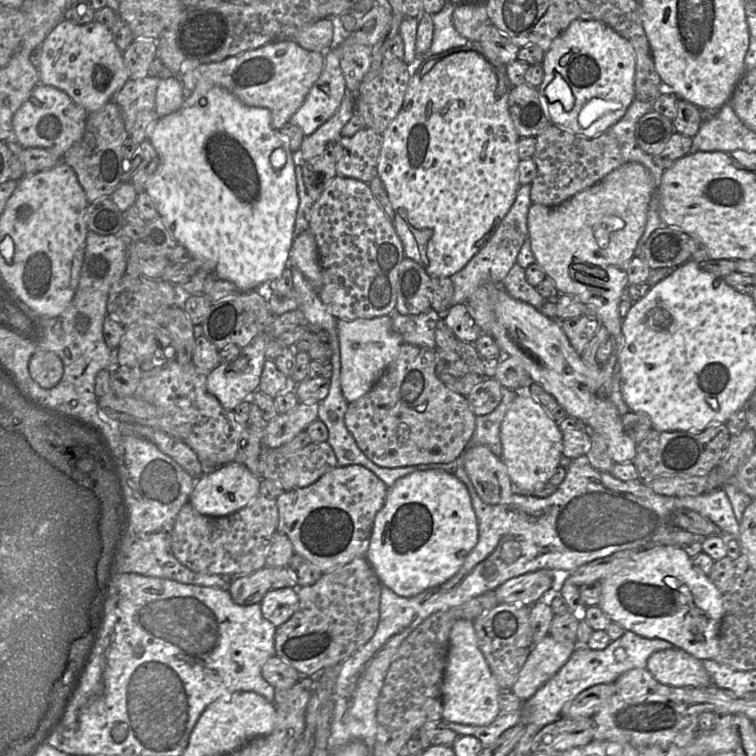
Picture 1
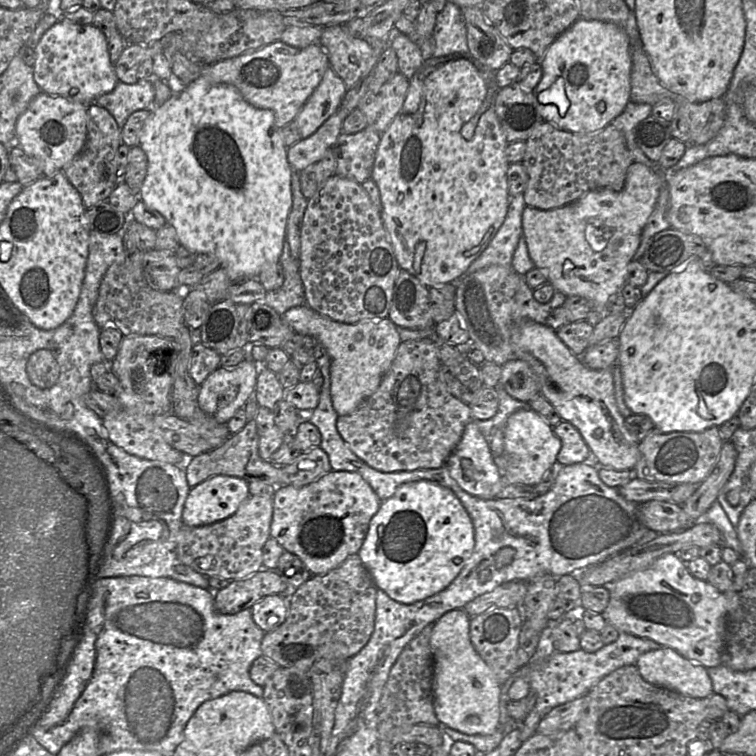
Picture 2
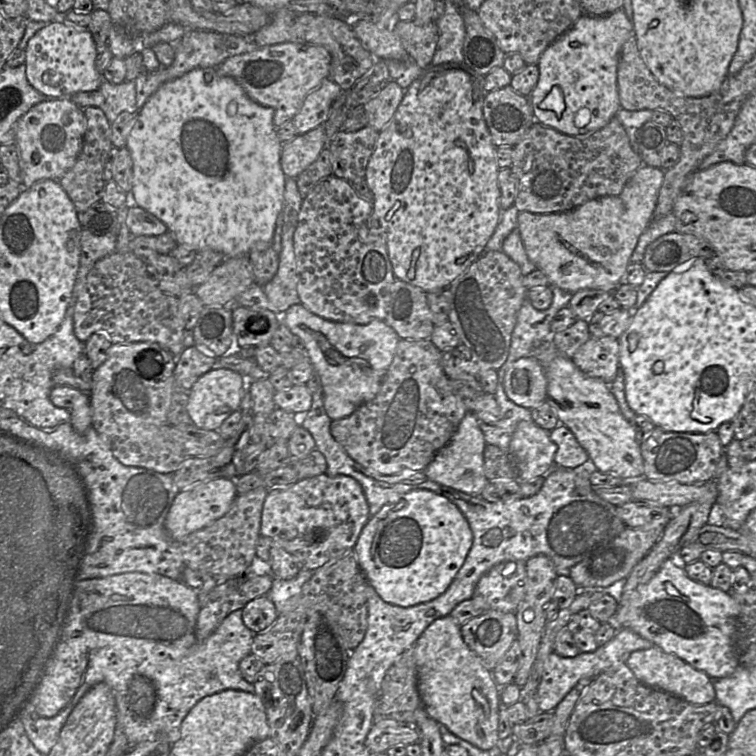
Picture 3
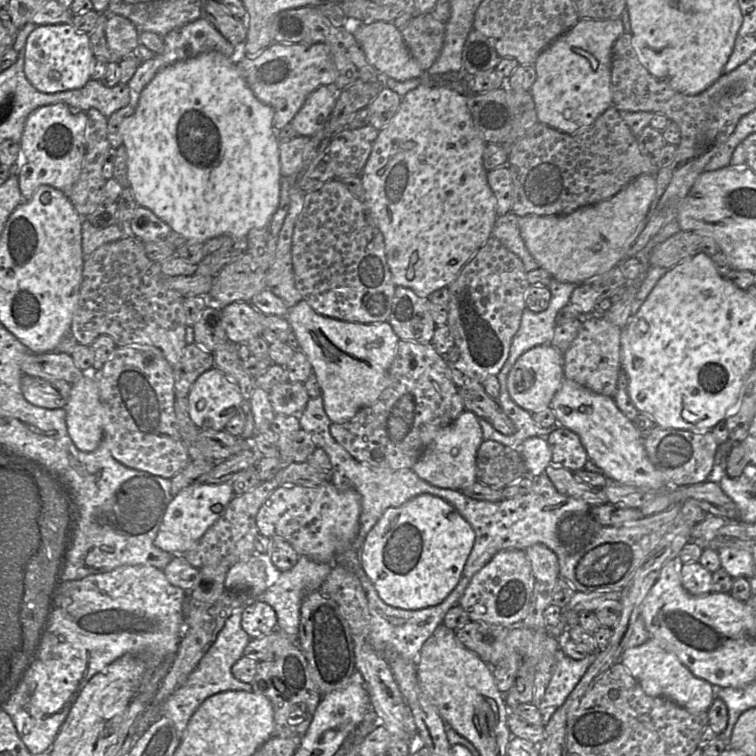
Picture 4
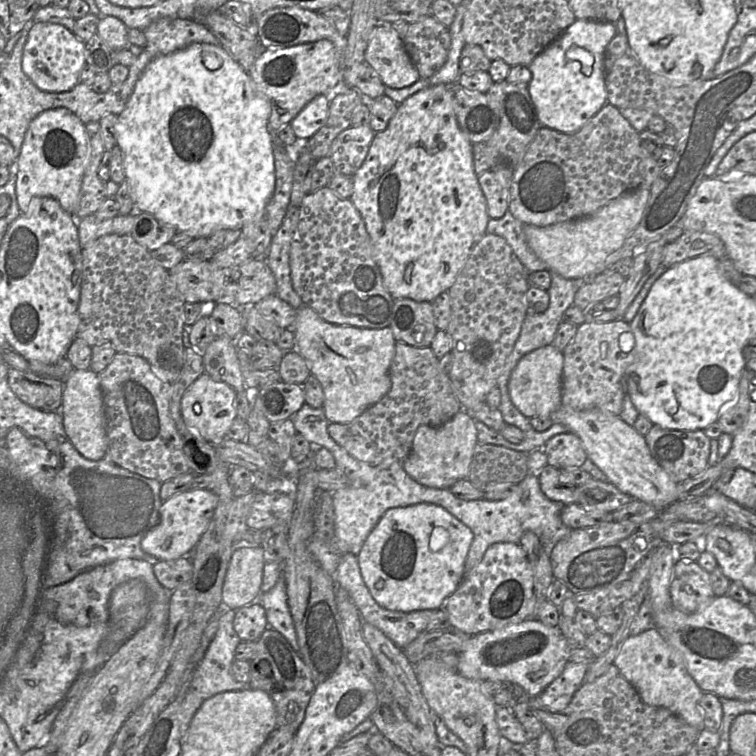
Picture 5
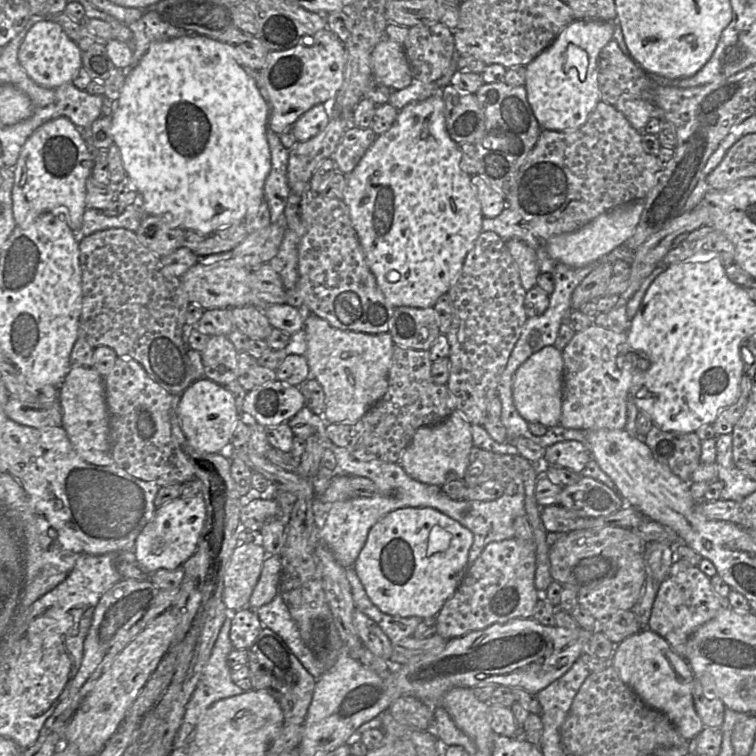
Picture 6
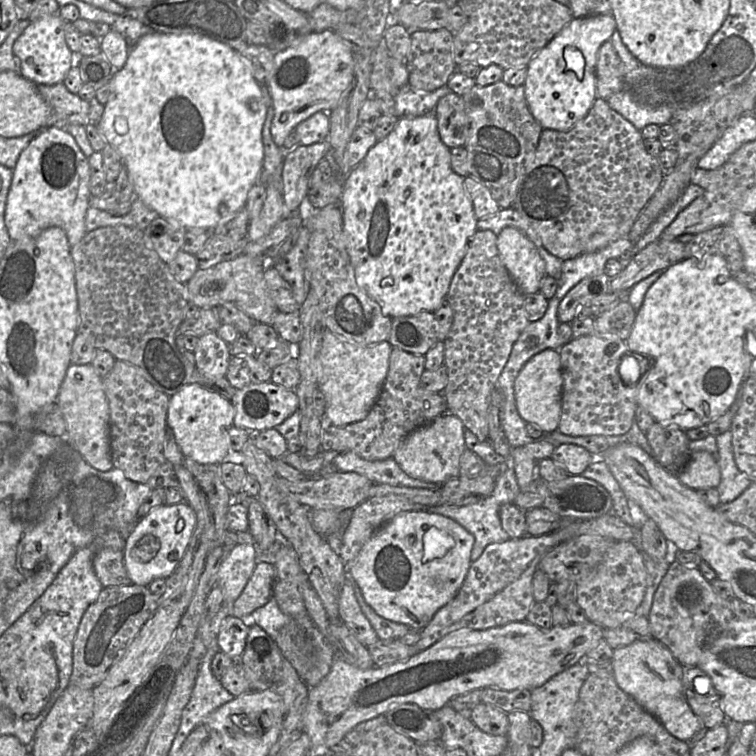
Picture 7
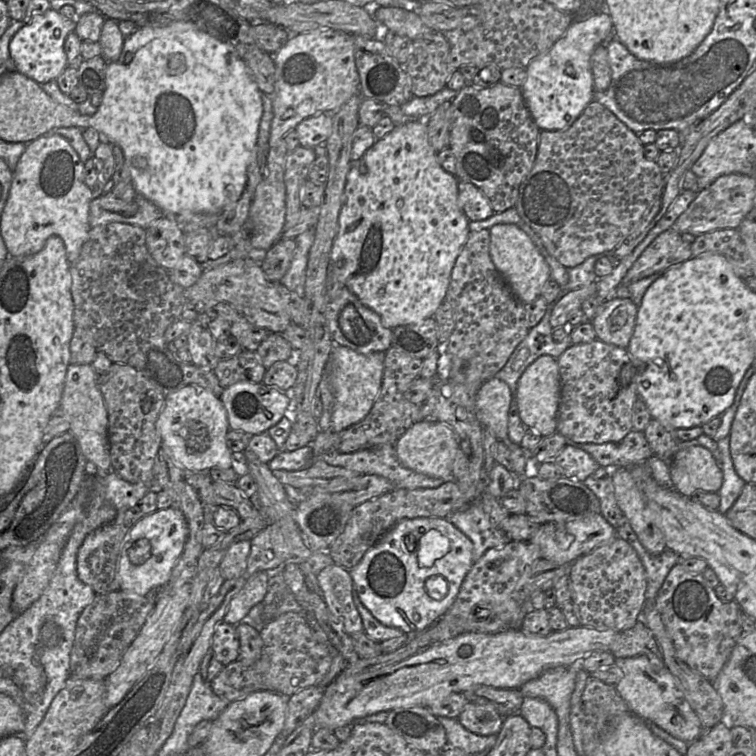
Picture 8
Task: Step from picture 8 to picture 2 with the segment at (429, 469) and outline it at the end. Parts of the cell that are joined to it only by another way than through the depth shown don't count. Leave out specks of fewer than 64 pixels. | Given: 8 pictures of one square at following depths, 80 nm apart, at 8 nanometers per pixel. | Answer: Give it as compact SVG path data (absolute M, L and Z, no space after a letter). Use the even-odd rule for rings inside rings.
M474 419L465 426L459 443L447 459L444 467L458 486L474 497L483 500L496 499L501 490L501 469Z

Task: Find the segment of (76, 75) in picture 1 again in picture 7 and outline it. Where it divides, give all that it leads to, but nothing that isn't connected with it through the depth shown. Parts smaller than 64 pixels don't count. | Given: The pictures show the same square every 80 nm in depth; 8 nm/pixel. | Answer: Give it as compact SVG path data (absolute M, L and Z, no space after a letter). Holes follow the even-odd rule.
M59 14L33 21L17 38L13 54L19 65L19 73L36 85L63 83L68 71L76 63L76 56L65 41L64 28L67 22Z

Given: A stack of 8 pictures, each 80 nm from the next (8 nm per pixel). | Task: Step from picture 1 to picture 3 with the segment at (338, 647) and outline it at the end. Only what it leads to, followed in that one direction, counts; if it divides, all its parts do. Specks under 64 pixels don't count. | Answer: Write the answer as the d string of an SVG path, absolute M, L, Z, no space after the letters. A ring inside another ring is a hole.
M353 550L316 569L303 584L301 592L288 600L285 611L278 616L275 623L266 631L255 635L251 654L260 658L265 665L298 658L304 625L308 615L314 612L321 612L331 622L335 622L346 648L353 651L363 641L368 628L368 583Z

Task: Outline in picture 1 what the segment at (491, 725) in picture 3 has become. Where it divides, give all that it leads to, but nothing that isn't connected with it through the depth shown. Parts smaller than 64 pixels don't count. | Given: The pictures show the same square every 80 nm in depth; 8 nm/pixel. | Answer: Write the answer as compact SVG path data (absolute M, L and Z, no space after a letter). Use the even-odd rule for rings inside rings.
M461 619L454 623L449 634L449 646L441 686L442 720L458 724L485 726L501 713L500 687L478 647L473 621Z

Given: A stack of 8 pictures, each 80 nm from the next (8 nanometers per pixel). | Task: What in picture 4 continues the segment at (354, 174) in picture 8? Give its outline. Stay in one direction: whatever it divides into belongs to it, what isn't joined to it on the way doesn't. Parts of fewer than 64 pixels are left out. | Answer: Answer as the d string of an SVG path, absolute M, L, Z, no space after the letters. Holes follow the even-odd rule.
M463 70L428 78L425 78L423 74L423 82L402 98L397 113L385 128L379 130L371 154L360 175L364 188L363 203L378 229L383 234L387 264L394 284L396 286L410 288L422 297L428 297L432 292L442 287L449 287L458 277L464 265L478 252L489 237L492 236L492 230L498 217L496 213L496 198L487 182L487 171L483 166L482 156L486 142L476 128L468 107L468 100L471 94L477 93L471 92L468 88L466 74Z

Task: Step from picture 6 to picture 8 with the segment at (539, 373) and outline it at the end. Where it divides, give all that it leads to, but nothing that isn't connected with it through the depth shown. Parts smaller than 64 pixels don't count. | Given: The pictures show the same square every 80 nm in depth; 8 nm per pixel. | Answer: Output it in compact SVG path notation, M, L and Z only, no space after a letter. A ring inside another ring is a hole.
M550 355L537 358L521 375L517 384L517 405L522 423L542 437L557 432L560 402L560 376L557 359Z

